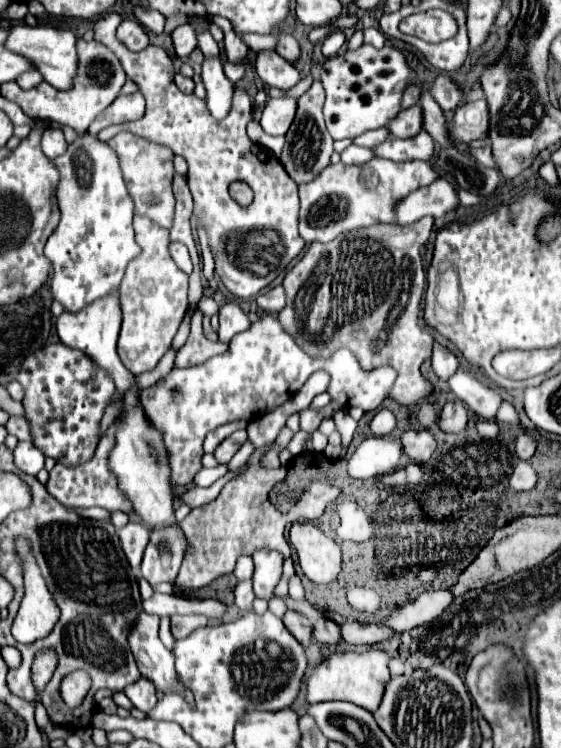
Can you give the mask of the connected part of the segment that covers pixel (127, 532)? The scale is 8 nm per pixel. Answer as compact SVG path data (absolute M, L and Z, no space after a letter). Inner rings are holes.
M130 521L126 527L118 529L118 537L120 537L122 549L126 553L126 559L130 561L132 571L140 571L142 553L144 553L146 545L148 545L148 539L150 539L148 527L144 527L142 523Z

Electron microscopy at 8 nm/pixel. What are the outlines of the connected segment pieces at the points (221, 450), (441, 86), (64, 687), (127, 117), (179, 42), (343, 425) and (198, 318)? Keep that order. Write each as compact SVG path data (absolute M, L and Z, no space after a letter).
M236 431L236 433L232 433L228 439L224 439L224 441L216 447L216 451L214 451L216 461L218 461L218 463L228 463L228 461L232 459L232 455L242 447L244 439L246 439L246 431Z
M438 75L430 83L430 95L442 107L442 111L454 111L462 99L462 91L448 75Z
M74 671L62 680L60 686L61 697L70 708L79 706L91 687L89 675L82 671Z
M140 93L118 95L116 101L104 113L100 113L94 119L94 123L90 125L88 133L90 135L98 135L102 129L106 129L110 125L118 125L118 123L126 123L126 121L136 121L142 115L144 115L144 97Z
M186 23L186 25L180 25L180 27L174 29L172 41L174 41L176 55L178 55L180 59L184 59L184 57L188 57L188 55L196 49L196 41L198 41L198 39L196 39L196 33L194 33L192 25Z
M345 410L338 411L333 416L333 421L336 429L340 431L340 435L342 435L342 445L348 447L348 443L350 443L354 431L356 431L356 427L358 427L358 421L354 421Z
M196 309L192 315L192 323L190 323L190 337L186 345L176 353L176 367L200 365L208 361L210 357L224 353L226 349L228 349L226 343L220 343L220 341L212 343L202 335L202 313Z

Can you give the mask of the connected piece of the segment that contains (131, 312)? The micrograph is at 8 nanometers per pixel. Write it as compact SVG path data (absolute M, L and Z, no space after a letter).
M134 215L134 231L136 231L136 243L142 247L142 253L136 261L128 265L128 271L124 275L124 283L120 285L120 307L122 307L122 331L118 339L118 355L122 363L134 373L142 375L146 371L152 371L156 363L162 359L162 355L170 349L170 343L186 315L188 309L188 275L178 269L178 265L172 261L168 253L170 237L168 231L160 225L152 223L150 219Z

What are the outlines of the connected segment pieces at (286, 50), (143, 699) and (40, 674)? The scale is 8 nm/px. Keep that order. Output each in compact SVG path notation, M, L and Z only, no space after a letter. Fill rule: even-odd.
M282 31L278 35L280 35L280 43L276 47L276 53L280 57L284 57L288 63L294 65L300 59L300 45L298 45L298 41L292 35L286 35Z
M140 679L138 683L132 683L124 689L126 697L132 701L132 705L136 709L140 709L142 713L148 713L150 709L156 707L156 689L152 687L152 683L148 683L148 679Z
M42 651L36 655L36 661L32 665L32 677L34 677L34 685L38 689L42 689L50 681L54 667L56 667L56 653L54 651Z

